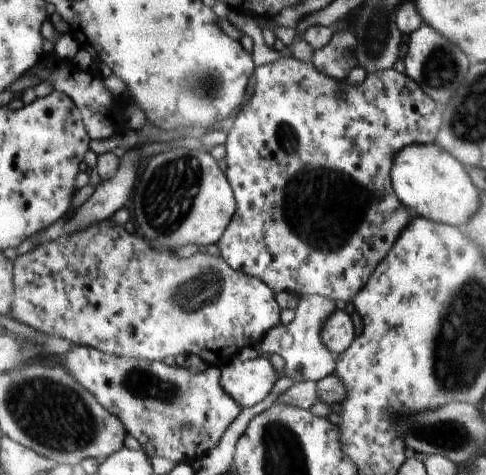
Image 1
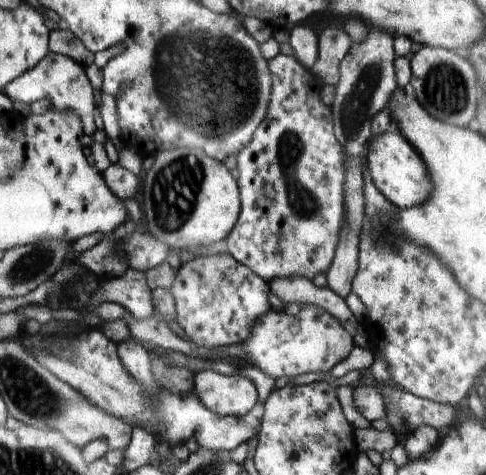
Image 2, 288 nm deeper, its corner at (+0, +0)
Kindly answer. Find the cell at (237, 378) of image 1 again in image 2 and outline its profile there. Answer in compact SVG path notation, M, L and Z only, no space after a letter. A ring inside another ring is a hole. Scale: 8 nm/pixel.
M211 370L193 374L193 394L217 416L247 416L257 394L253 384L241 376L223 376Z

